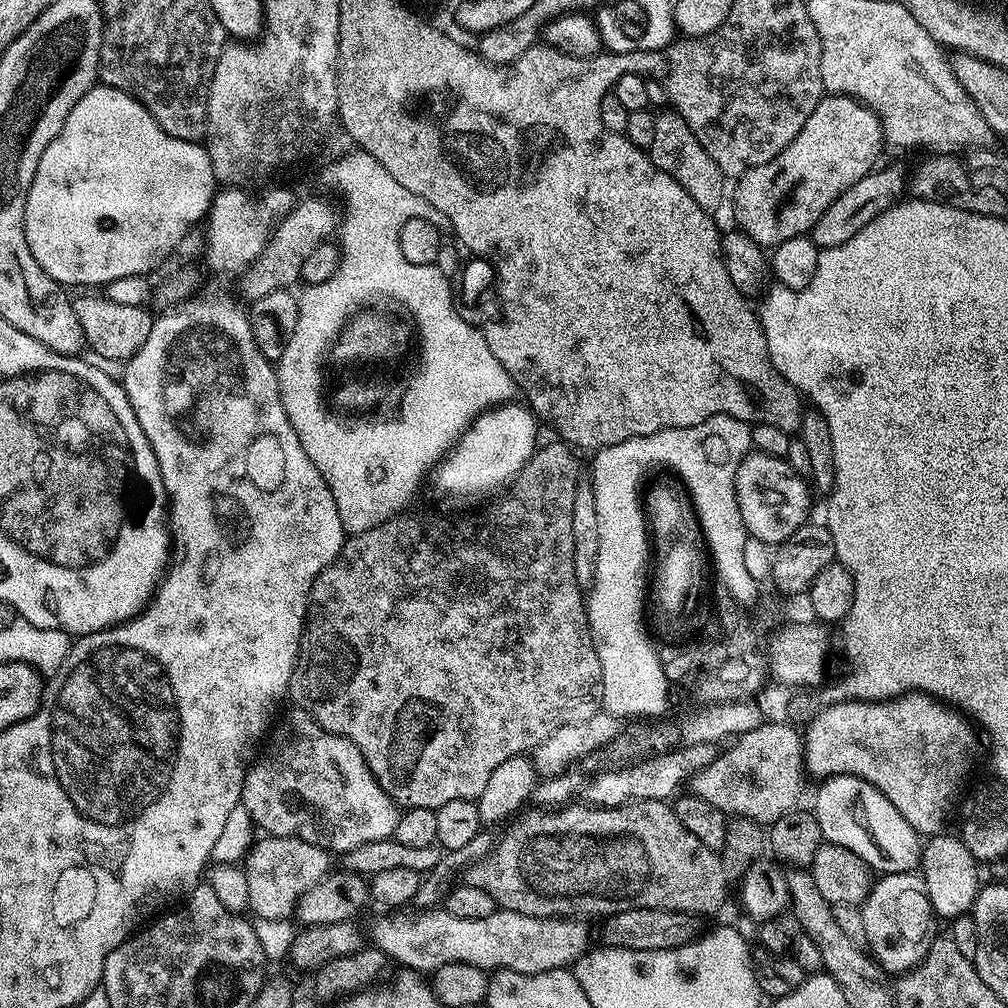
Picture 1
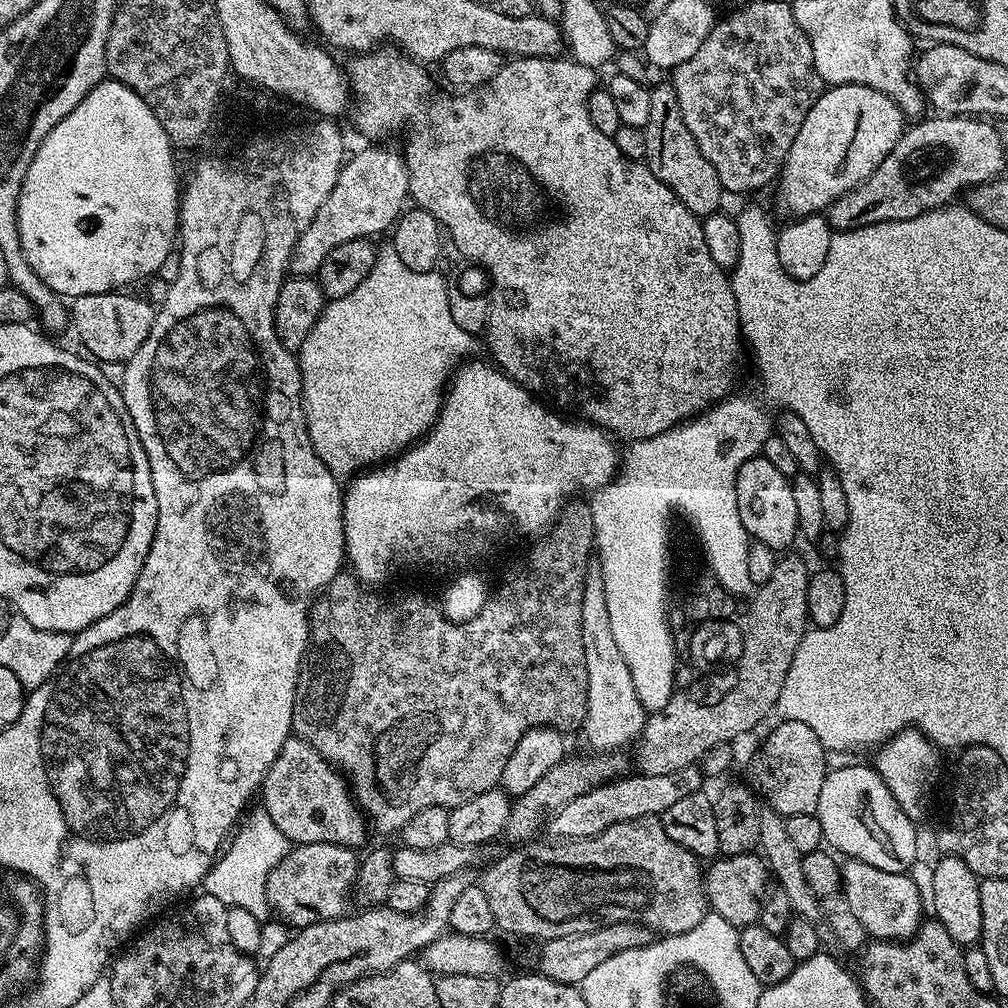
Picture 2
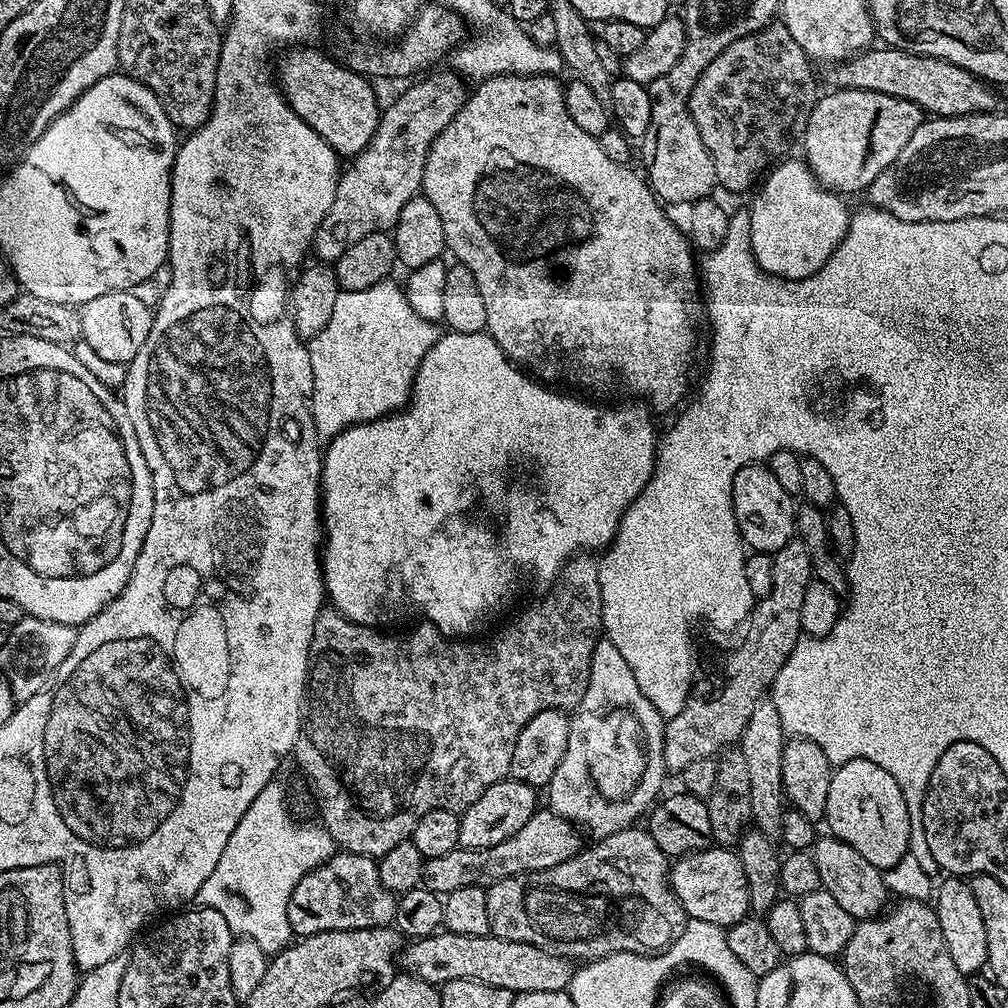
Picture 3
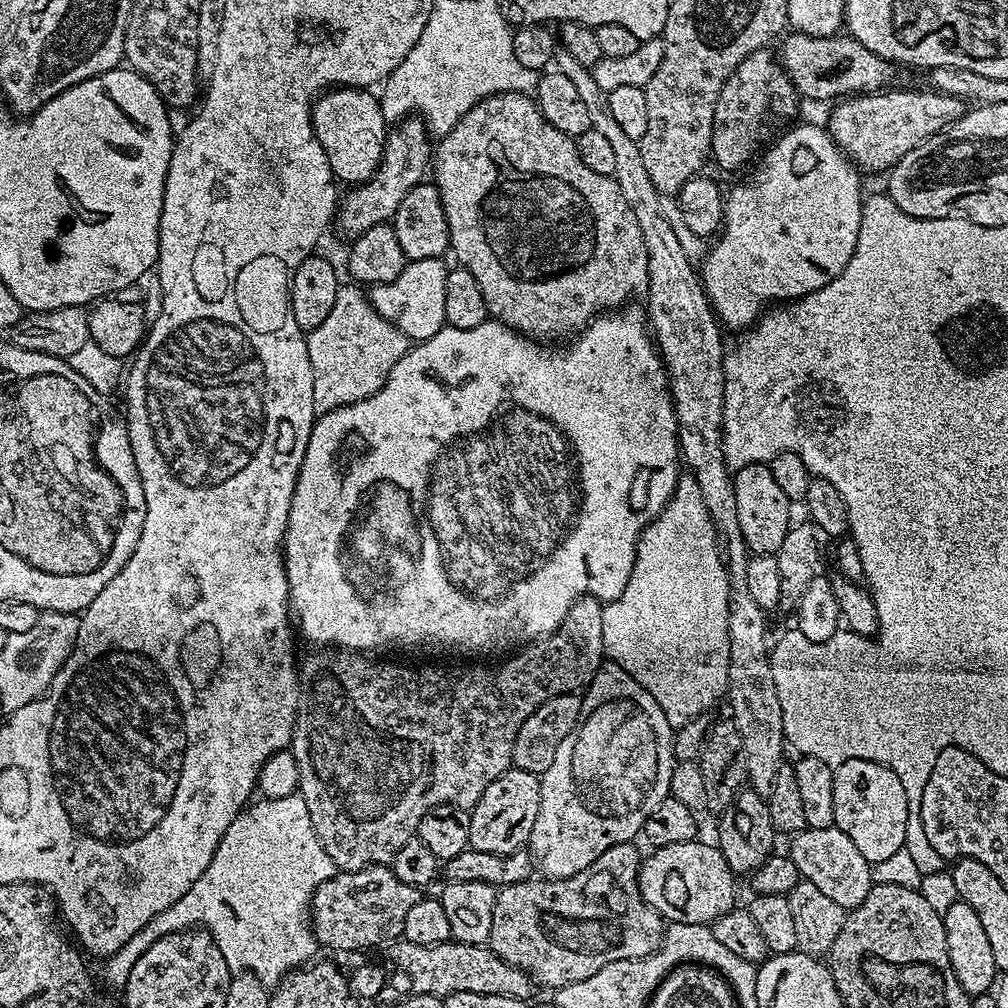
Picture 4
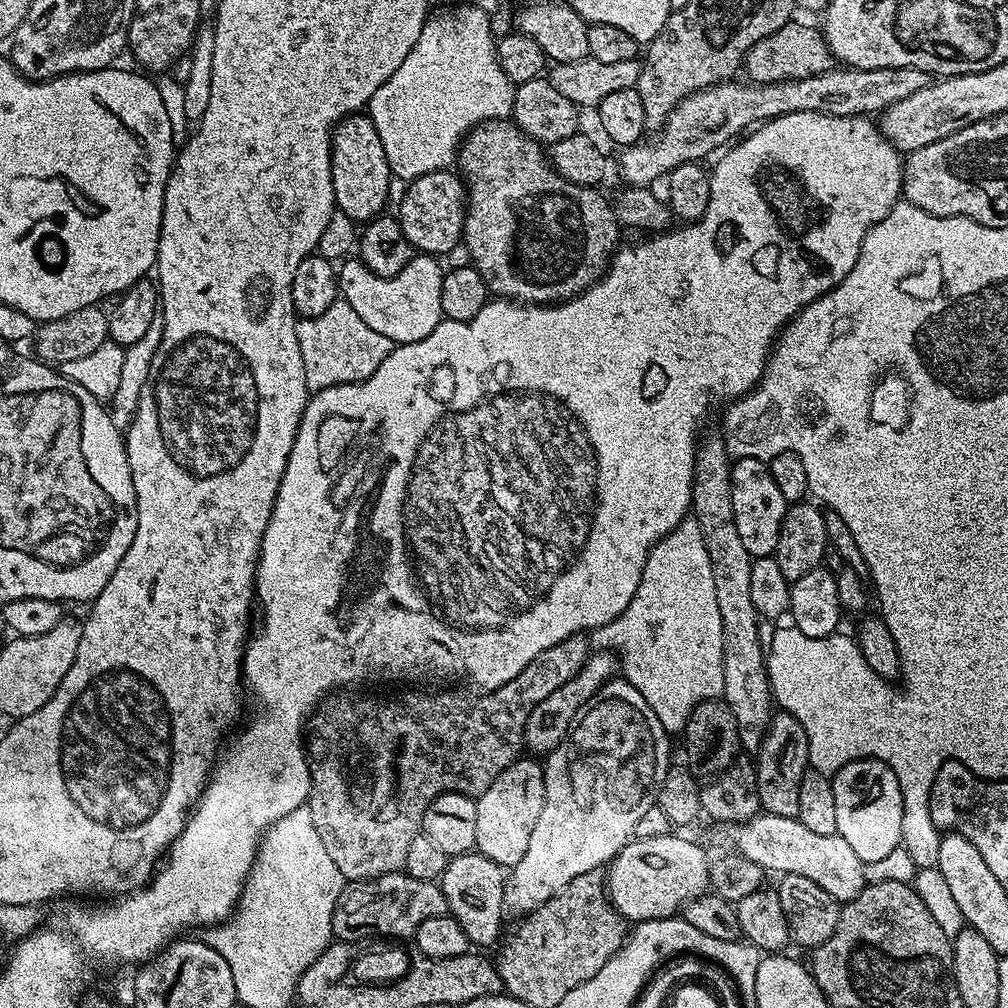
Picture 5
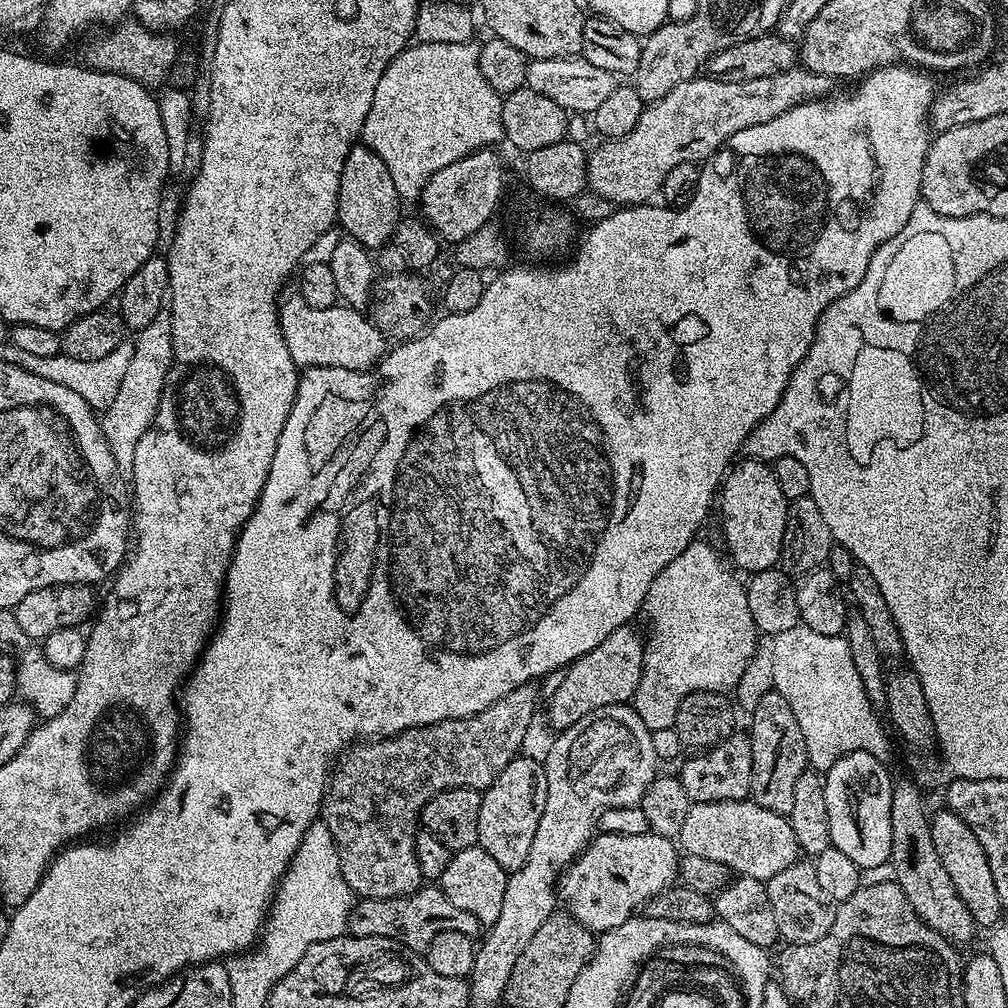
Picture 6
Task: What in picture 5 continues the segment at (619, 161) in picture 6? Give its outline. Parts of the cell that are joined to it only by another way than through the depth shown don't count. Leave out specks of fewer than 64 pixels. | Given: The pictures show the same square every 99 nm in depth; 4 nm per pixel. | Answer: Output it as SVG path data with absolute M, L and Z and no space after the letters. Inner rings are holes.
M834 66L828 72L797 80L779 80L769 84L715 84L678 102L663 128L653 135L656 136L653 140L645 138L638 144L627 145L621 151L624 153L620 156L620 176L628 186L652 186L659 176L660 179L667 177L679 164L703 161L703 156L710 155L715 148L723 149L729 142L766 120L795 112L821 112L827 116L880 114L894 102L910 98L910 94L922 90L933 79L932 73L914 66L878 70Z

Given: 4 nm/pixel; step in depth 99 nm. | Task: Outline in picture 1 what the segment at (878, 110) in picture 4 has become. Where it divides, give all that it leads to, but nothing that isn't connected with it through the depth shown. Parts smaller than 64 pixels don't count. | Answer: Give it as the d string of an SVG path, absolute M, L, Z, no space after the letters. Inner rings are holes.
M825 95L818 106L814 106L814 114L806 118L806 126L798 130L798 138L794 138L794 142L790 142L790 146L786 146L778 158L762 166L754 166L754 170L735 181L736 220L740 223L737 225L762 246L775 246L795 236L811 233L814 222L822 218L826 206L830 206L838 194L850 190L854 182L877 167L880 147L885 147L885 144L884 127L880 124L880 118L867 104L855 96Z

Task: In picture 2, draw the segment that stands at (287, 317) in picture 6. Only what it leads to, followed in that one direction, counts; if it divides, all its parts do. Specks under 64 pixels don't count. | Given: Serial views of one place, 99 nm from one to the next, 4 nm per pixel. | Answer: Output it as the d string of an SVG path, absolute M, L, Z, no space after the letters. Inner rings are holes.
M390 244L384 248L377 253L370 274L357 289L325 305L298 353L310 442L326 470L338 478L351 478L379 466L417 443L435 424L446 395L446 386L440 380L392 380L392 368L396 368L396 356L412 356L412 352L420 356L420 344L444 344L444 328L448 328L448 316L453 316L450 308L444 308L449 285L440 272L410 270Z

